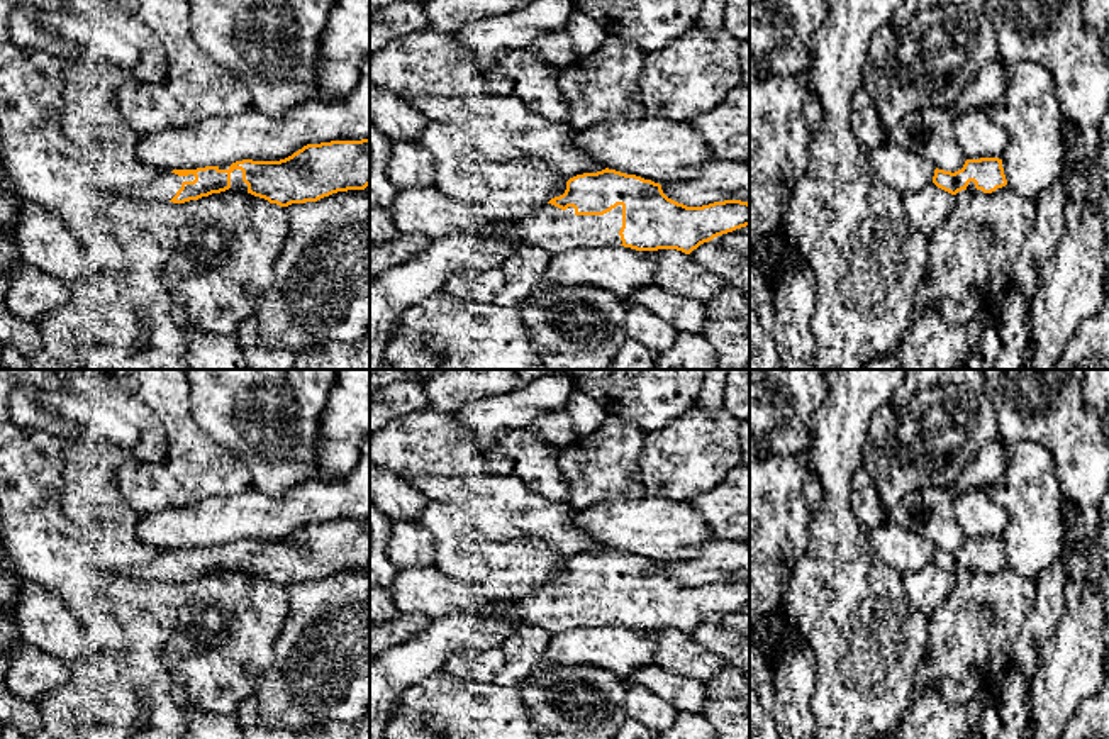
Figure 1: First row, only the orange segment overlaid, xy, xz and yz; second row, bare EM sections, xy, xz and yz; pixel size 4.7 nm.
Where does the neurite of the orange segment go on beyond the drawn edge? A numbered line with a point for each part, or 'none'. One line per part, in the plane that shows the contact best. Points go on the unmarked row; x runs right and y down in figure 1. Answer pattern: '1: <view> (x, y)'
1: xy (163, 566)

